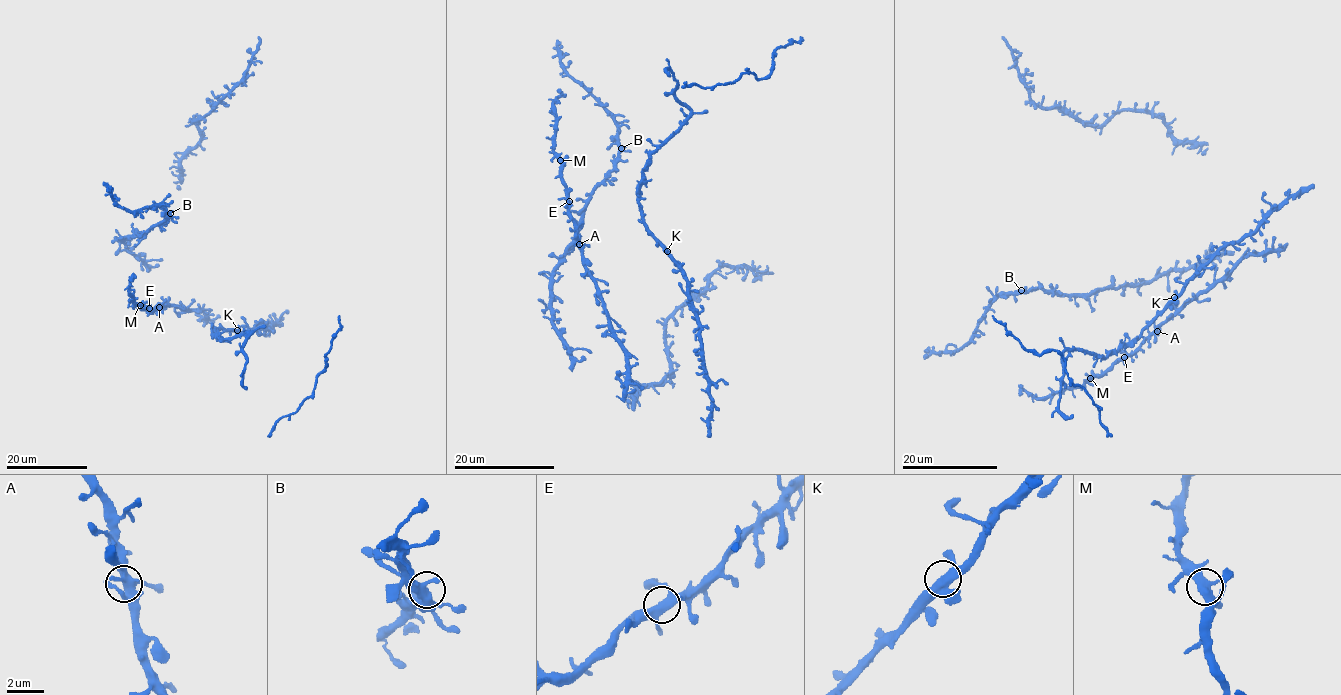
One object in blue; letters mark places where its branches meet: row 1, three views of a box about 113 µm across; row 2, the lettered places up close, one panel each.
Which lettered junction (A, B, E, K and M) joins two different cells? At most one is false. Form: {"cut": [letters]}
{"cut": []}

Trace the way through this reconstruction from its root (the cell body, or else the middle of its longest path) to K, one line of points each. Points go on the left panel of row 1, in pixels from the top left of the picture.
K: (264, 324), (270, 325), (270, 330), (265, 323), (241, 332), (237, 330)

